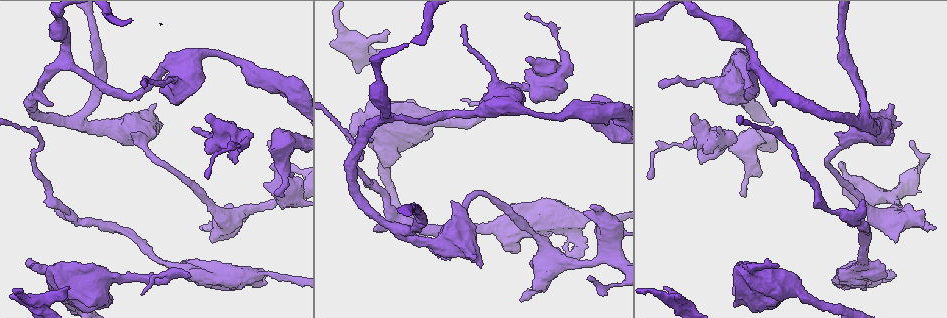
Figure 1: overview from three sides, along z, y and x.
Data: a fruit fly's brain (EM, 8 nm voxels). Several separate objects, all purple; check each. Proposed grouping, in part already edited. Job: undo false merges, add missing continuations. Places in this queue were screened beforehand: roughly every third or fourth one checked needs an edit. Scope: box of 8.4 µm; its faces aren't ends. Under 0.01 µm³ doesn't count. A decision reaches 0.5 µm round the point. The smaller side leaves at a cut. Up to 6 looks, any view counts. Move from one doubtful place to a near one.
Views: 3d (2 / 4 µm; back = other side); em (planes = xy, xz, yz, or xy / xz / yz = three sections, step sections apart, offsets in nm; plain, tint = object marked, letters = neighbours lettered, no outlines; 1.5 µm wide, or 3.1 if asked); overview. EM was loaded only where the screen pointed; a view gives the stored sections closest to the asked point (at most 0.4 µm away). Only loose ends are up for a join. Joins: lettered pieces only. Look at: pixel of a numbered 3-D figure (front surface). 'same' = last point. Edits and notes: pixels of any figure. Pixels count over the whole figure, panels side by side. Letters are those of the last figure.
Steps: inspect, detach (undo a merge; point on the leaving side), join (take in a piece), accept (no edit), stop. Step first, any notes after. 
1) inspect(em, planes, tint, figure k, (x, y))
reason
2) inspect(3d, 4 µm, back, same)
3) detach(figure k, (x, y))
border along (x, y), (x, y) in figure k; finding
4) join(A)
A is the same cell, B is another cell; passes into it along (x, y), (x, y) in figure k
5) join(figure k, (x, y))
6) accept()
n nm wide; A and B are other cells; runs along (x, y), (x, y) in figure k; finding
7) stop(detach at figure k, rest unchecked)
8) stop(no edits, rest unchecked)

inspect(3d, 4 µm, figure 1, (186, 275))
an open end

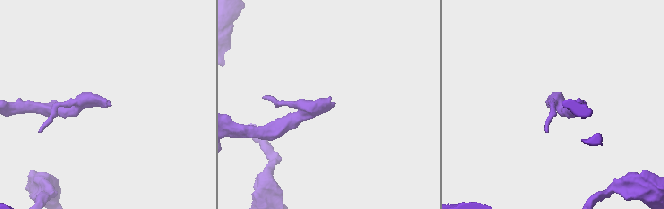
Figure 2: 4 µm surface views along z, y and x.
inspect(em, planes, tint, figure 2, (329, 96))
shape alone is not enough

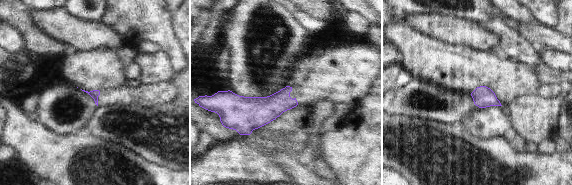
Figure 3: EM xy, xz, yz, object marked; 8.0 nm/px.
inspect(em, planes, letters, same)

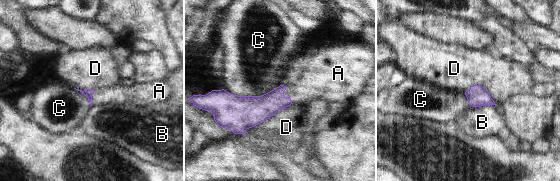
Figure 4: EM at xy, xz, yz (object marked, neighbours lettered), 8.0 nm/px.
join(figure 4, (315, 82))
C touches over 460 nm; A is the same cell, B, C and D are other cells; it goes on there

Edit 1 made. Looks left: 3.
inspect(em, planes, letters, figure 1, (741, 195))
free end

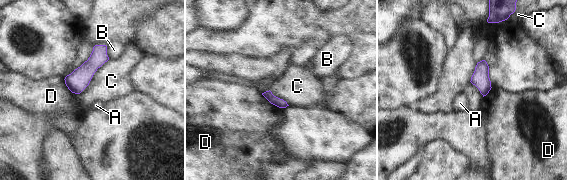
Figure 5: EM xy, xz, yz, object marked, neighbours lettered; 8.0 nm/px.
accept()
A, B, C and D are other cells; border along (109, 59), (79, 93), (72, 93) in figure 5; none of them fits

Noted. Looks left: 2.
inspect(3d, 2 µm, figure 1, (862, 200))
an open end

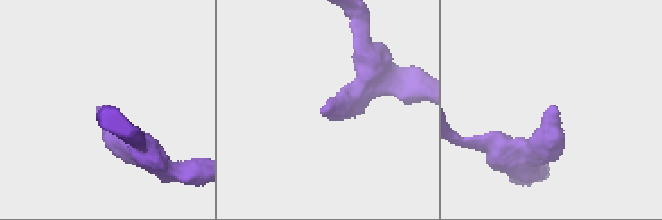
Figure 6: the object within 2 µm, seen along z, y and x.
inspect(em, planes, letters, figure 6, (556, 108))
now the EM

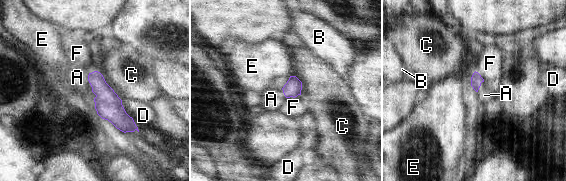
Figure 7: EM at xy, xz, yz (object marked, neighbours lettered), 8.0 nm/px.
join(figure 7, (77, 77))
A is the same cell, B, C, D, E and F are other cells; passes into it along (108, 105), (91, 86), (77, 77) in figure 7; it goes on there

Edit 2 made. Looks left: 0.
stop(join at figure 4, join at figure 7, rest unchecked)

